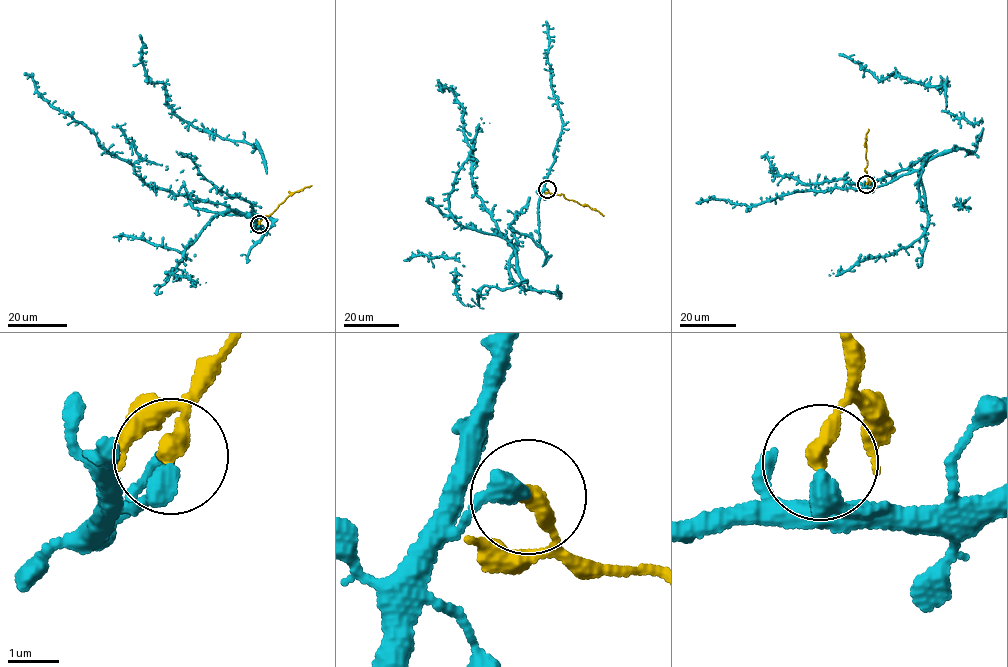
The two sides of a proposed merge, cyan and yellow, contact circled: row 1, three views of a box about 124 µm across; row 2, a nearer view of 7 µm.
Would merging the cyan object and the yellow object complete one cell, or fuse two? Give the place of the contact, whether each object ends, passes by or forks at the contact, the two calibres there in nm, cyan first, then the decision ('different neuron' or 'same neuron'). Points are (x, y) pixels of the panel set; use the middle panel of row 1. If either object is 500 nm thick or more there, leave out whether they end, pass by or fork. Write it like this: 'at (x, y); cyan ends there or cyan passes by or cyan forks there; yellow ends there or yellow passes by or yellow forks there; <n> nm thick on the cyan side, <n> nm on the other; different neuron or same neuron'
at (547, 189); cyan ends there; yellow ends there; 400 nm thick on the cyan side, 340 nm on the other; different neuron

